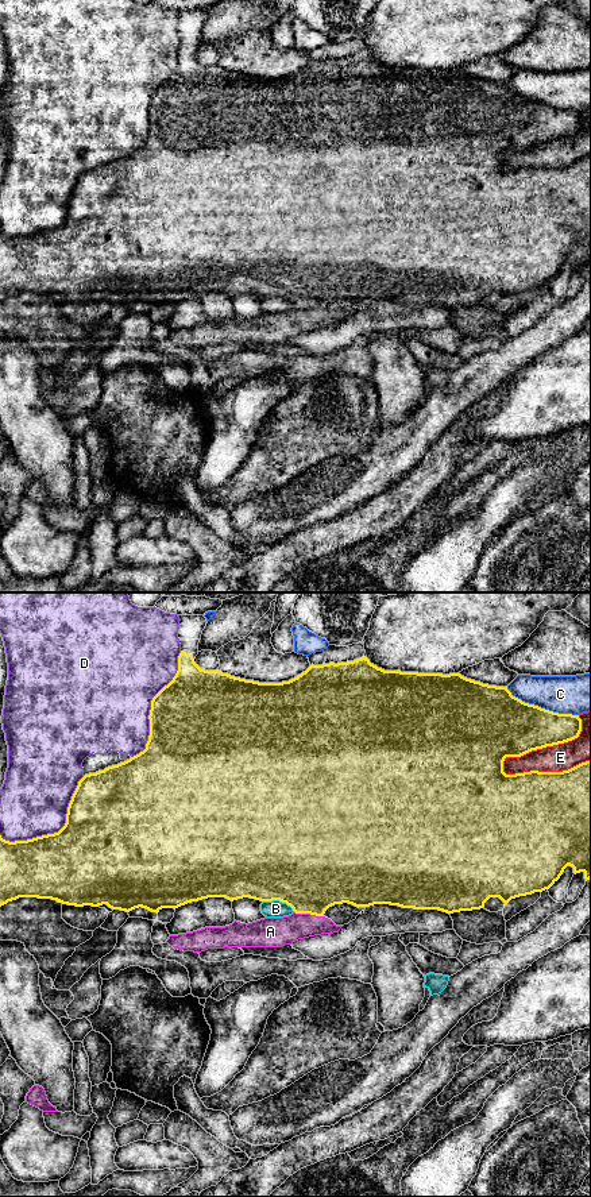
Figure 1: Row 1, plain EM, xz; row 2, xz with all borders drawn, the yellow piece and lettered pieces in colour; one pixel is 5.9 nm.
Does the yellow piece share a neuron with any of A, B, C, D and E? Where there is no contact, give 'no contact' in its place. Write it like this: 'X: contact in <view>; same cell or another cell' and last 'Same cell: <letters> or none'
A: contact in xz; same cell
B: contact in xz; another cell
C: contact in xz; another cell
D: contact in xz; another cell
E: contact in xz; another cell
Same cell: A

